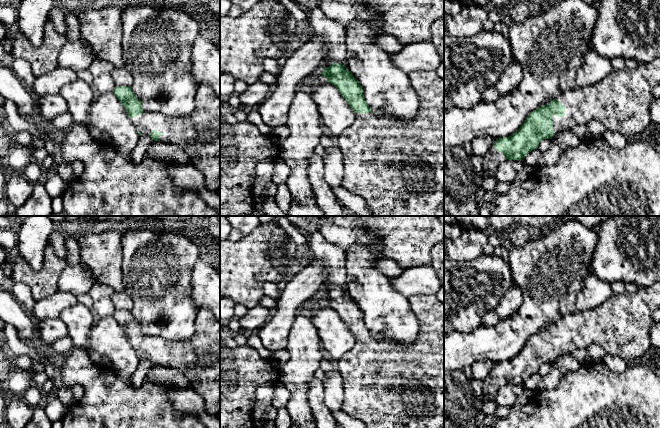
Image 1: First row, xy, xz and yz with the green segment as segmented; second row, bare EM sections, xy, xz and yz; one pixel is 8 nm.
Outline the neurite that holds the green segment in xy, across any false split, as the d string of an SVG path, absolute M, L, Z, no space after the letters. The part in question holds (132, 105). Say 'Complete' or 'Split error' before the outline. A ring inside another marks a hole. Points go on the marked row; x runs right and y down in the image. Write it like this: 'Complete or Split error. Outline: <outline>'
Split error. Outline: M209 85L198 86L195 109L185 117L168 117L158 112L144 111L131 87L118 86L113 92L136 126L139 136L150 136L154 141L179 146L190 157L191 163L204 174L206 188L220 192L220 97Z

